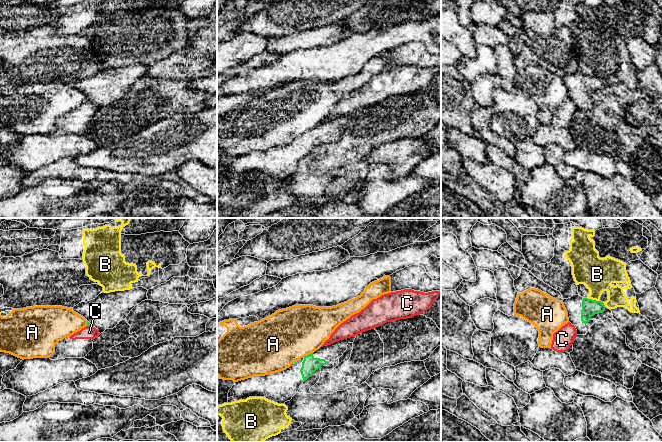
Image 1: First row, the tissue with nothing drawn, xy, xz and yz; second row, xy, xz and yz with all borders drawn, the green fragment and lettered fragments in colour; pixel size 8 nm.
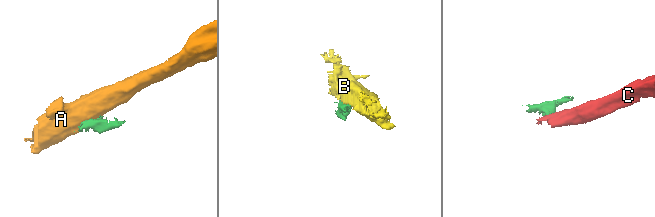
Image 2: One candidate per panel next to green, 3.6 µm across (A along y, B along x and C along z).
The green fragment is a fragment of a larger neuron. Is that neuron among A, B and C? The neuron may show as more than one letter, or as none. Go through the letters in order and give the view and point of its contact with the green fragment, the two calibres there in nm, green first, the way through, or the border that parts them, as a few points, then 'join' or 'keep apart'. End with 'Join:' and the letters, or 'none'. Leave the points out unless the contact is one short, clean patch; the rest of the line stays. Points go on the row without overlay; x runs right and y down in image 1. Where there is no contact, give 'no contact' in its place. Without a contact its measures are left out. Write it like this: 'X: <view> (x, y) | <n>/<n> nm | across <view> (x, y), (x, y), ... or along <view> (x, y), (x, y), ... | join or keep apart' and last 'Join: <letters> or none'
A: xz (307, 131) | 130/420 nm | along xz (312, 128), (303, 133) | keep apart
B: yz (593, 76) | 130/280 nm | keep apart
C: xy (89, 101) | 30/110 nm | along xy (87, 101), (91, 102) | keep apart
Join: none

